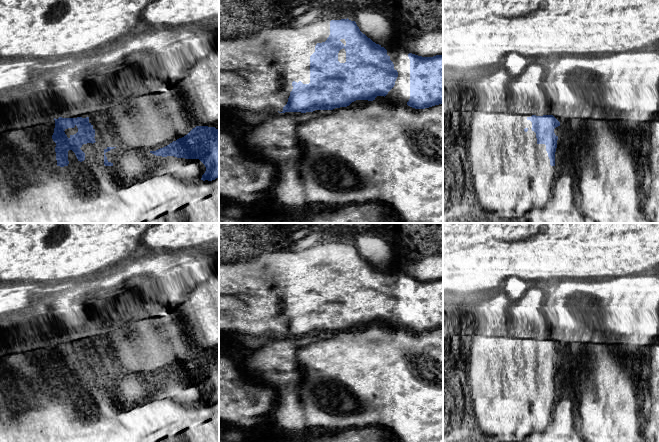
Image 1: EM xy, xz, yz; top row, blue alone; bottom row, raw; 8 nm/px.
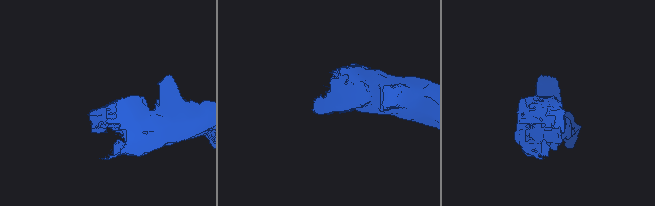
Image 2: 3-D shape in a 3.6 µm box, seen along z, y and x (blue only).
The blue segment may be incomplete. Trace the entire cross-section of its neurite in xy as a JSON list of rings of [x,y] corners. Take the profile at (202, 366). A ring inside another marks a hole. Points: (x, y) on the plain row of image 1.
[[[196,350],[184,361],[150,377],[162,381],[199,383],[206,391],[201,404],[219,402],[219,354],[215,351]]]

